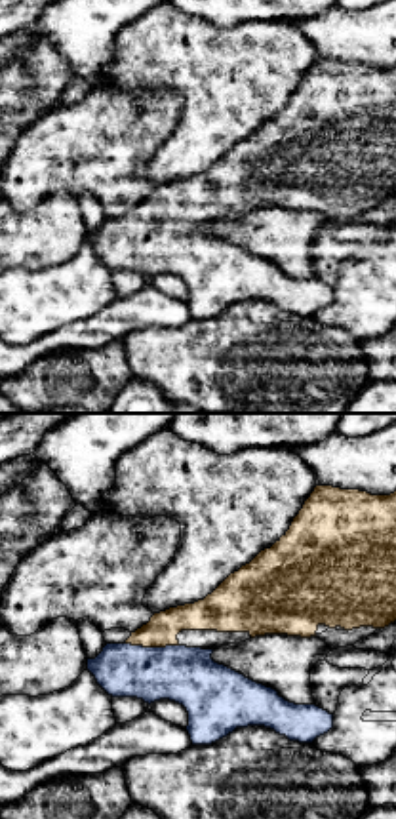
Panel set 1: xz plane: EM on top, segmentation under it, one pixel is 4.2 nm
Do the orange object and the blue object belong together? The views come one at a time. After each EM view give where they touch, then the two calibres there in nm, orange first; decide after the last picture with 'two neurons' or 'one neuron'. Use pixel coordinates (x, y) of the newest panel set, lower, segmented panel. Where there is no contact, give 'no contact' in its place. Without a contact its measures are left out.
(153, 646) | 140/240 nm

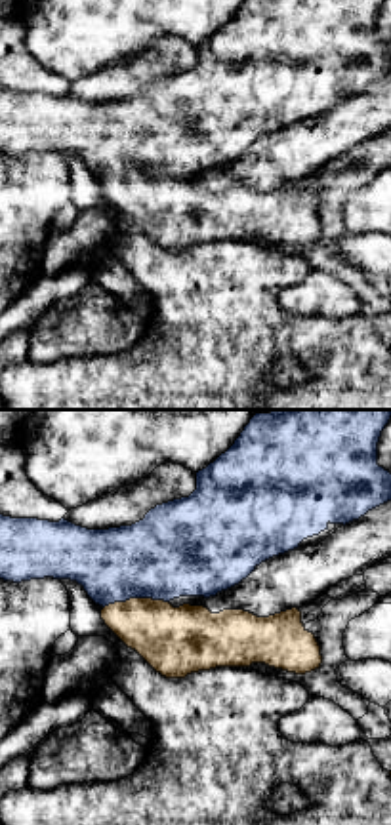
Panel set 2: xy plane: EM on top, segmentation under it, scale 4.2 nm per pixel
(136, 599) | 280/380 nm

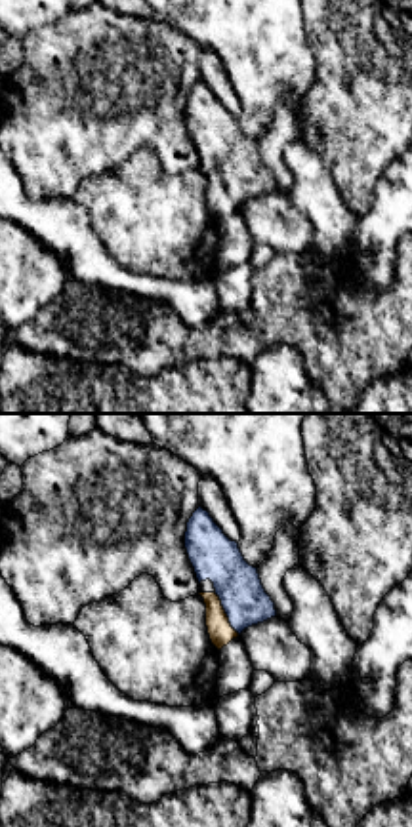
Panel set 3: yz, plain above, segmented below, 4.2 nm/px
(226, 614) | 100/200 nm

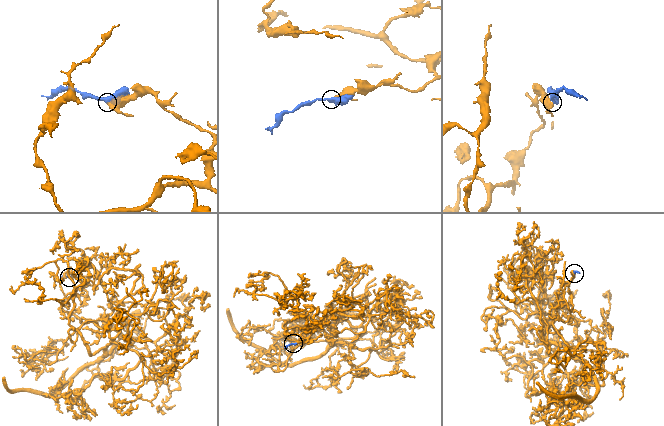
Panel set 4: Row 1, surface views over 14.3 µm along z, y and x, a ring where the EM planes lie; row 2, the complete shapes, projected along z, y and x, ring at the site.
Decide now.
one neuron

